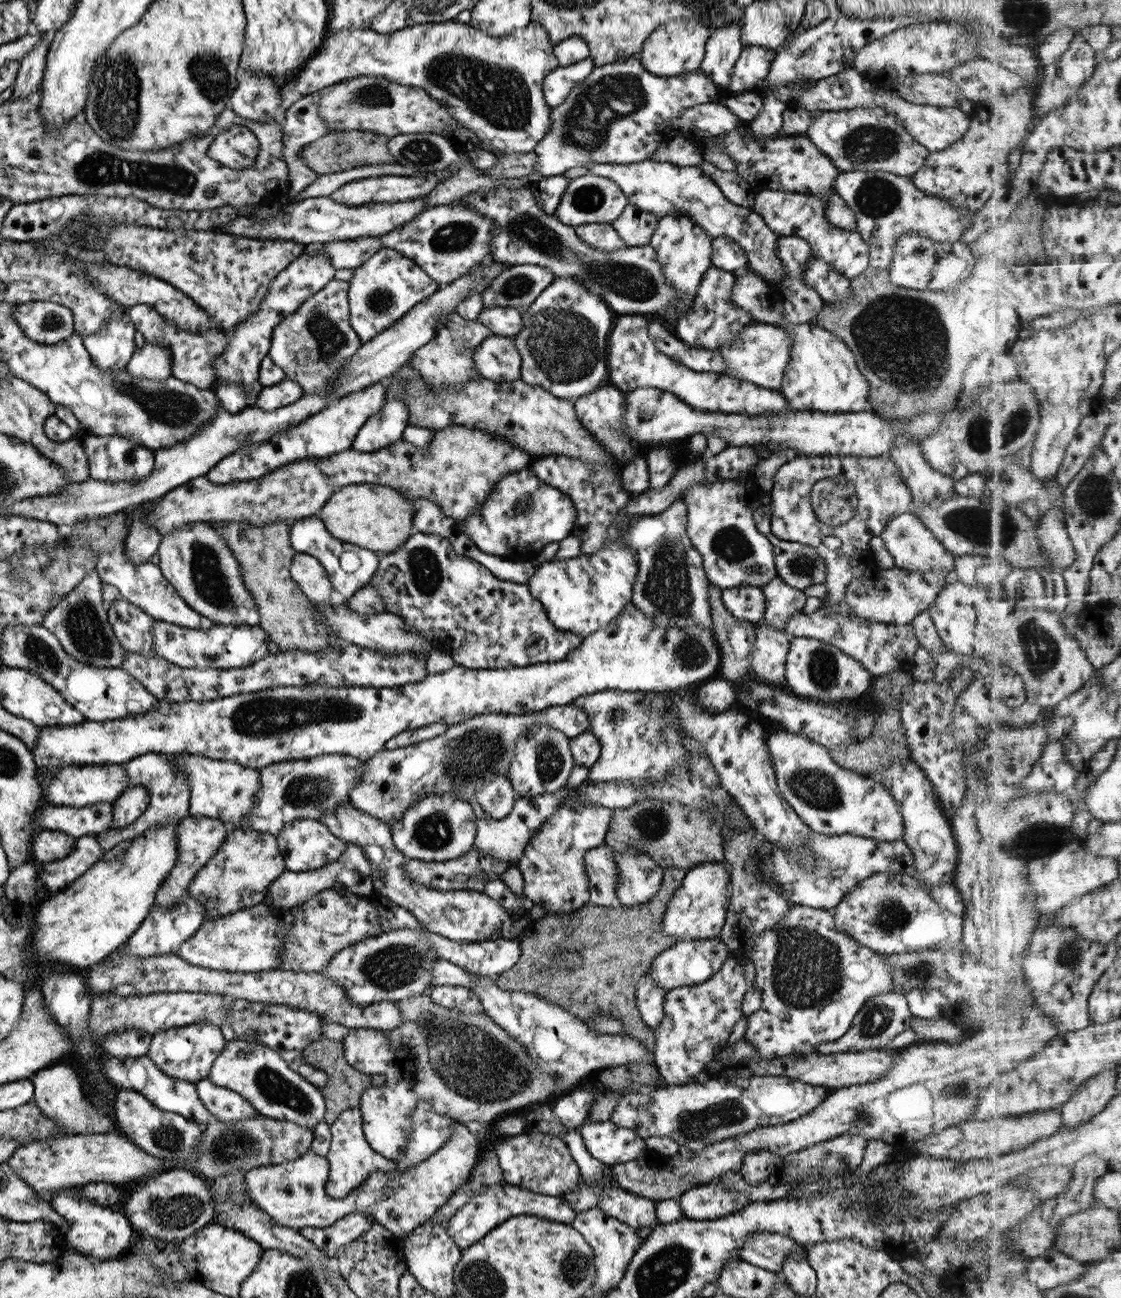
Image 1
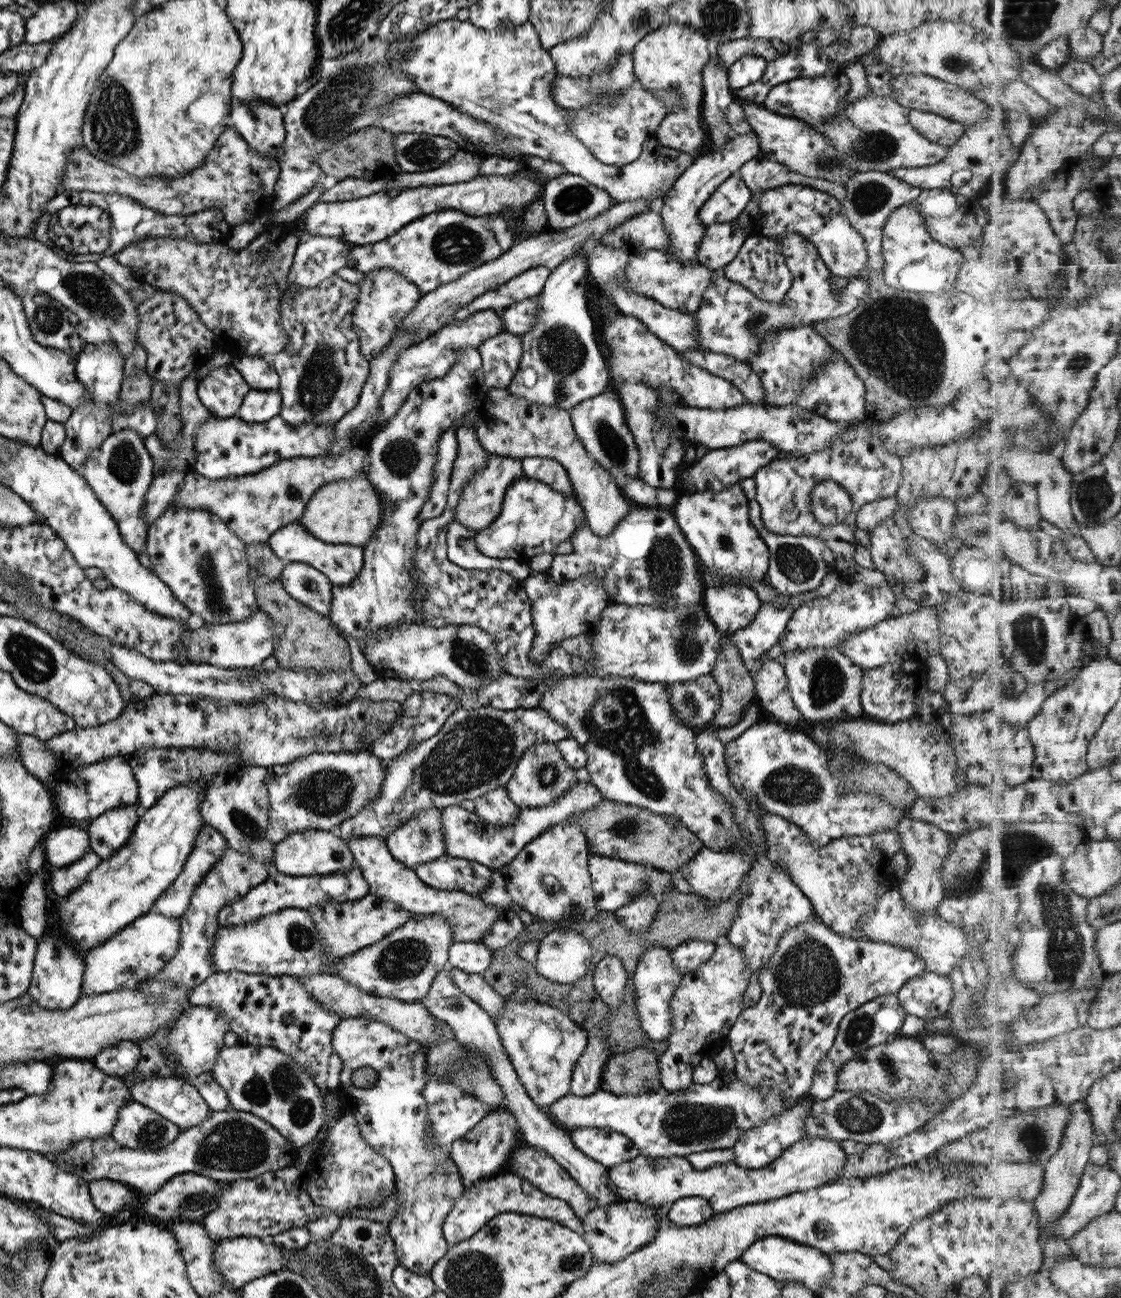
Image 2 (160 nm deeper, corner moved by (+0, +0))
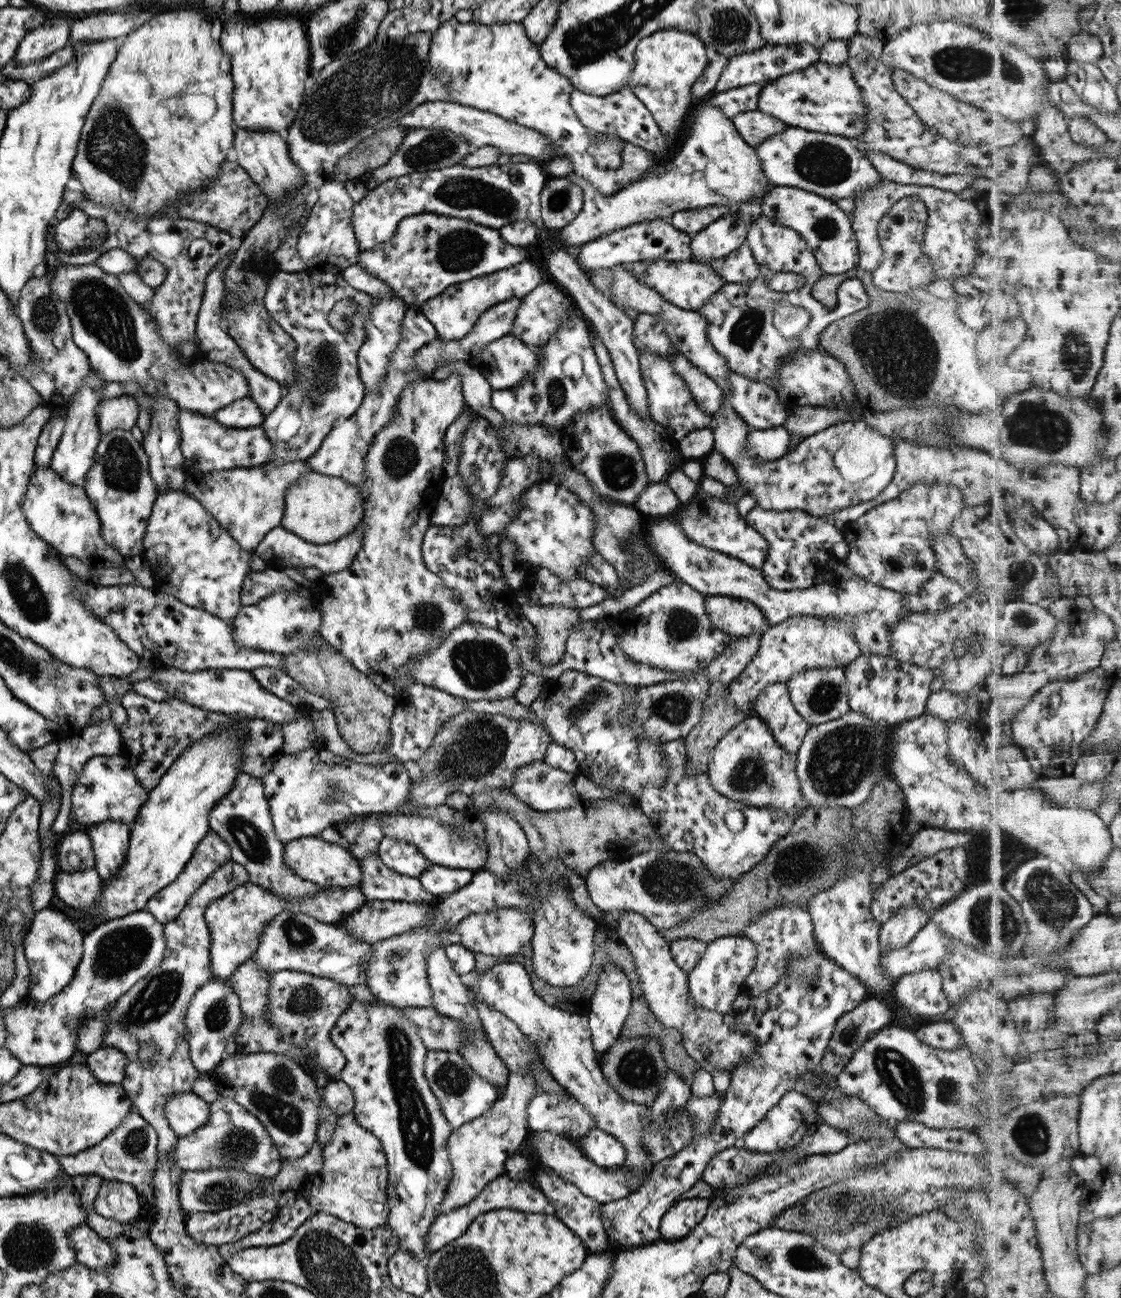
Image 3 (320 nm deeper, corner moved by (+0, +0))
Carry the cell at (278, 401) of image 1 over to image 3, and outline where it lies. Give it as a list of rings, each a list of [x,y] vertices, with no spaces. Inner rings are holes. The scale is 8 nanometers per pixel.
[[[248,397],[231,402],[225,408],[216,410],[209,416],[221,426],[239,429],[260,426],[264,419],[264,415],[260,413],[259,407]]]

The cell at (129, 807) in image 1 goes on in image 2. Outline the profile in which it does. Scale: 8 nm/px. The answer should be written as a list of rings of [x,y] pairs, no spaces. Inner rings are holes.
[[[119,807],[92,819],[87,825],[91,851],[105,860],[119,851],[137,824],[137,807]]]

